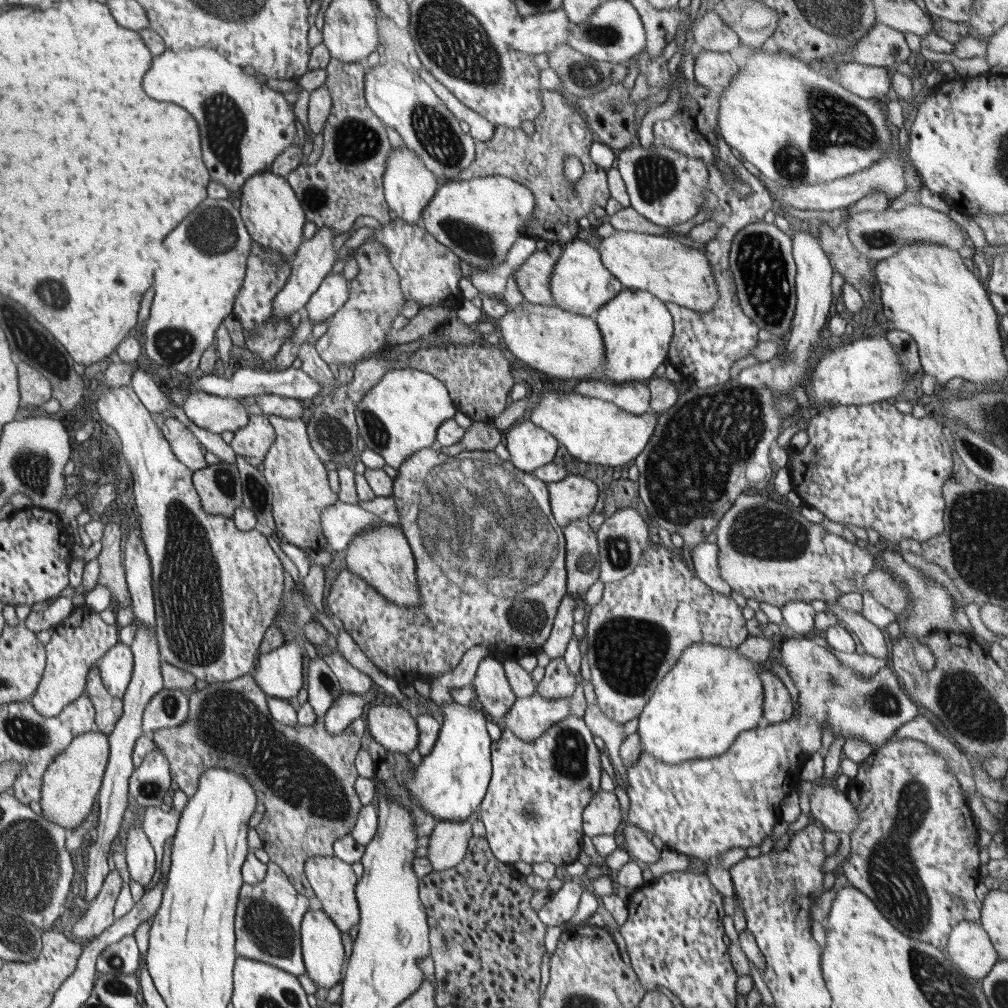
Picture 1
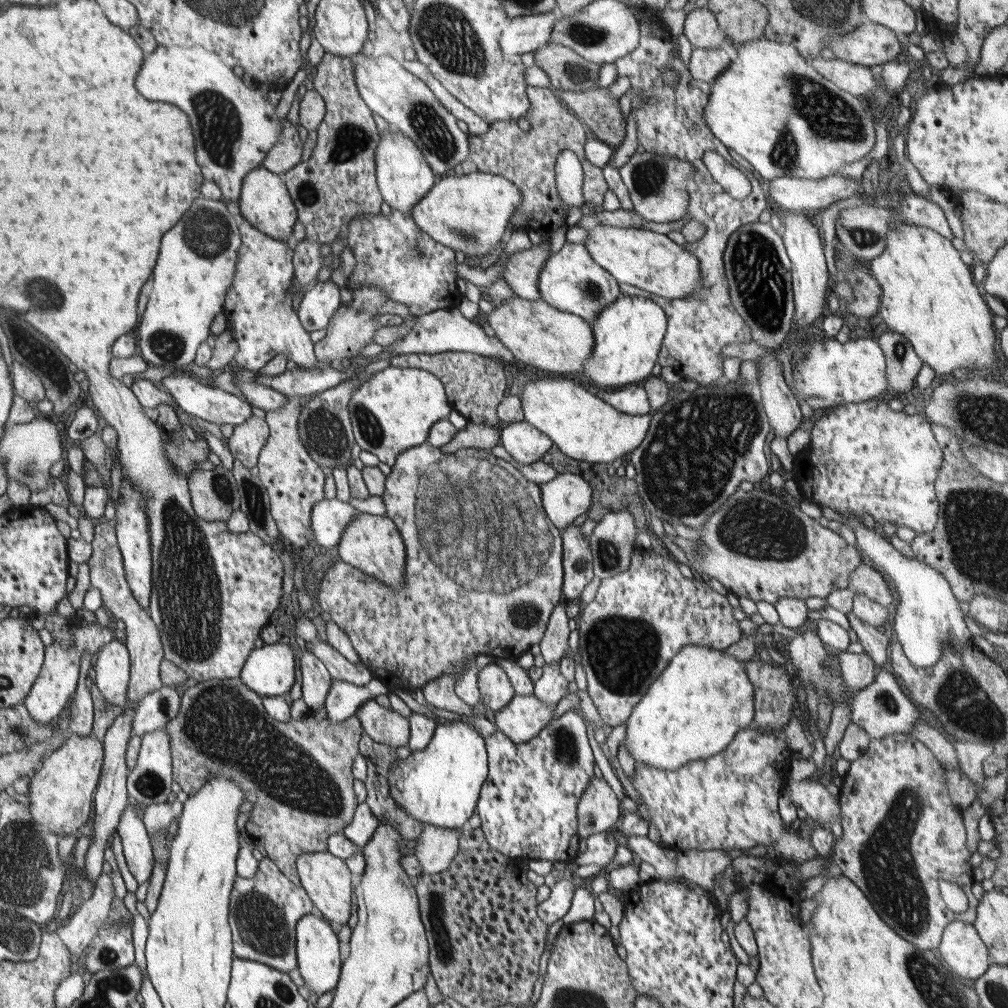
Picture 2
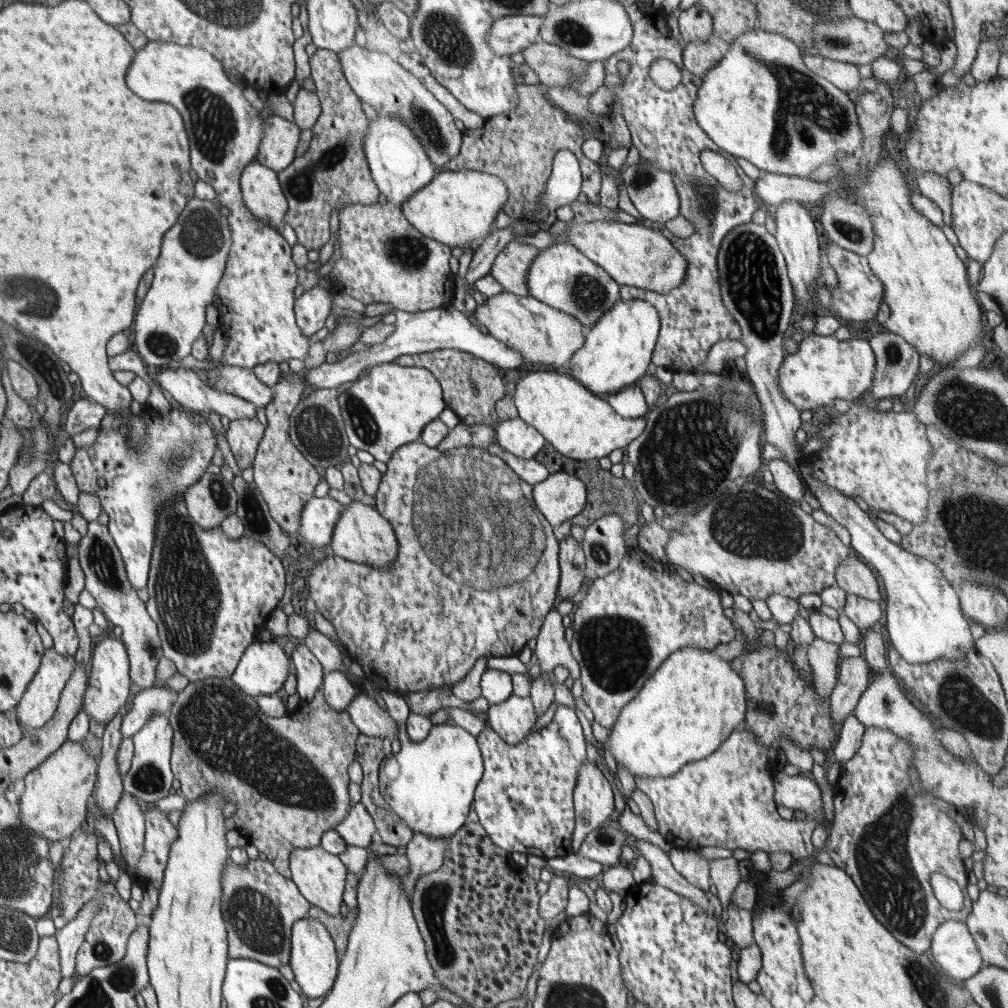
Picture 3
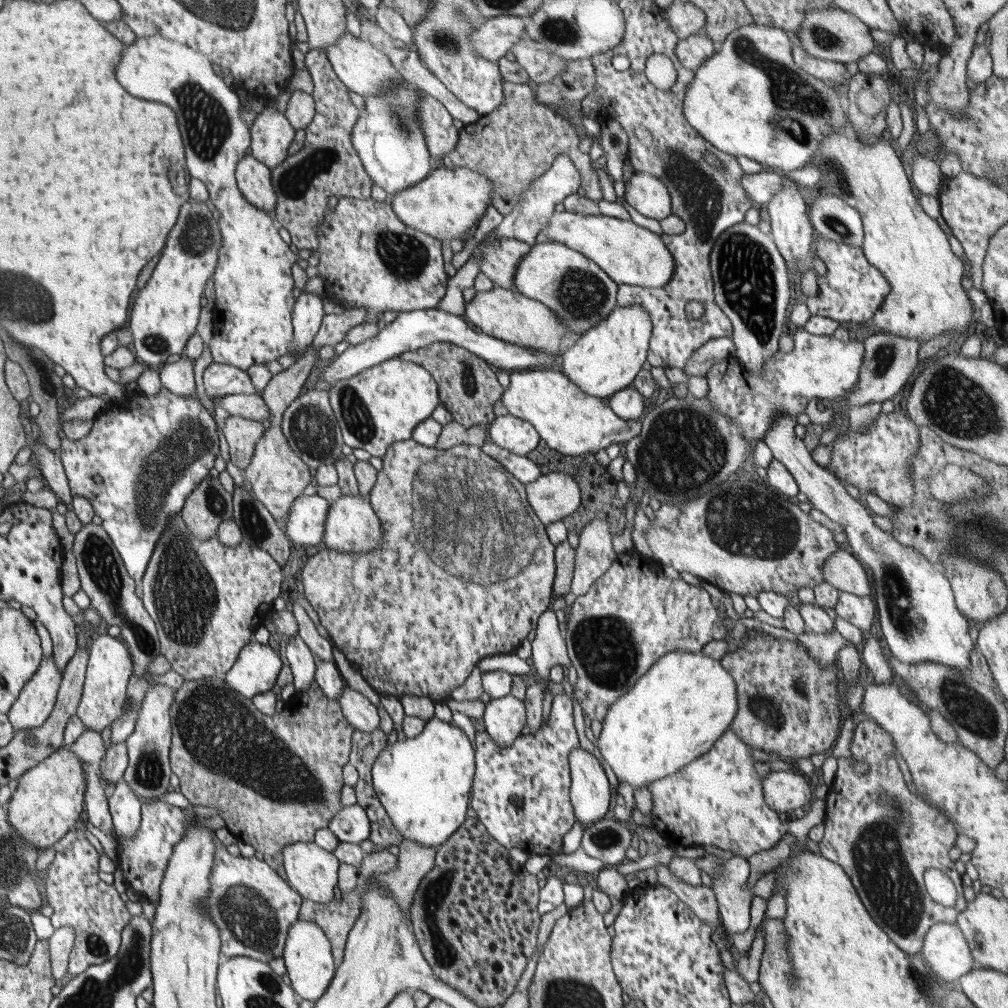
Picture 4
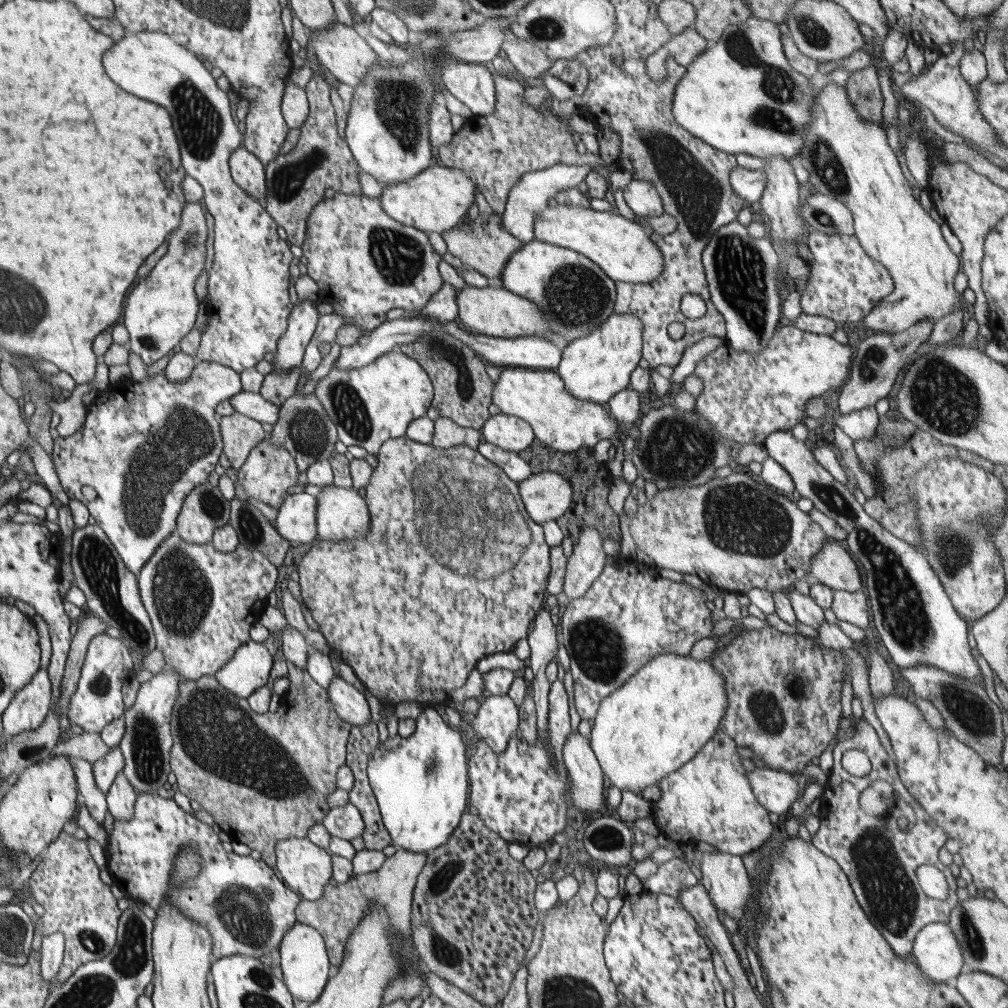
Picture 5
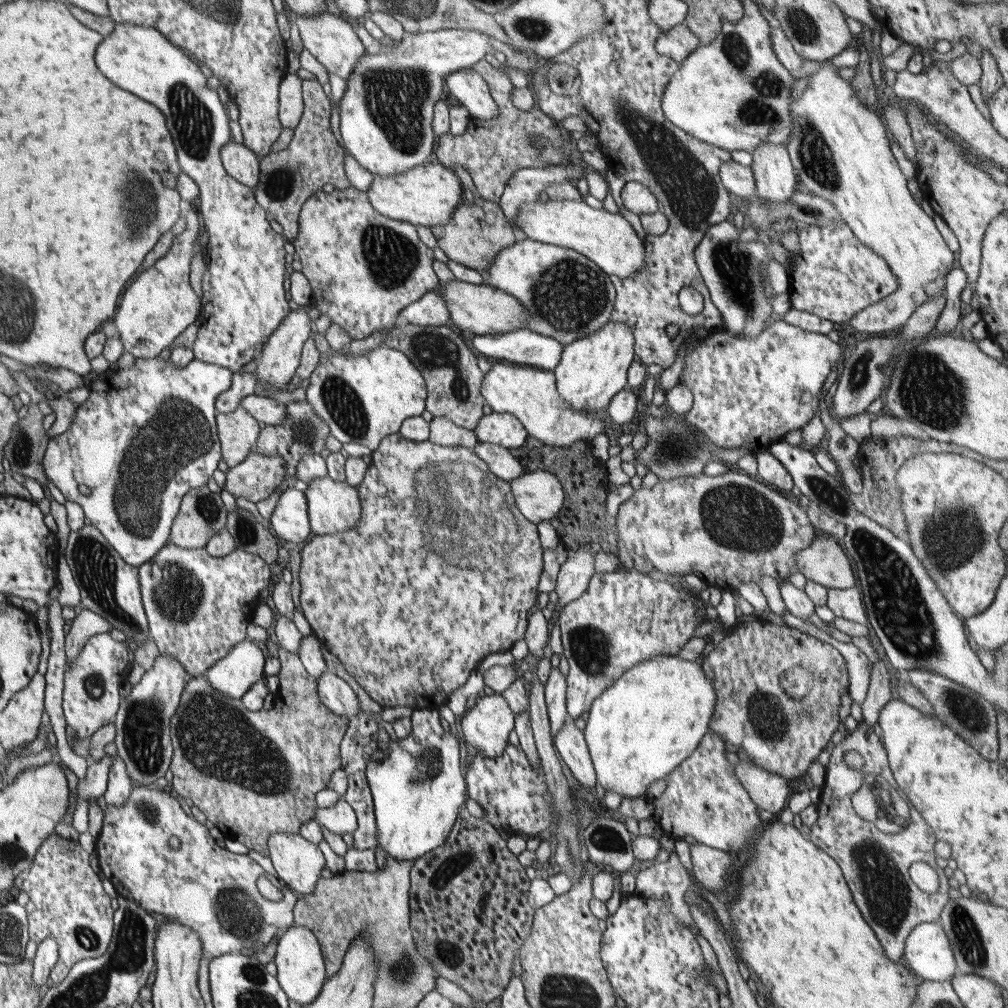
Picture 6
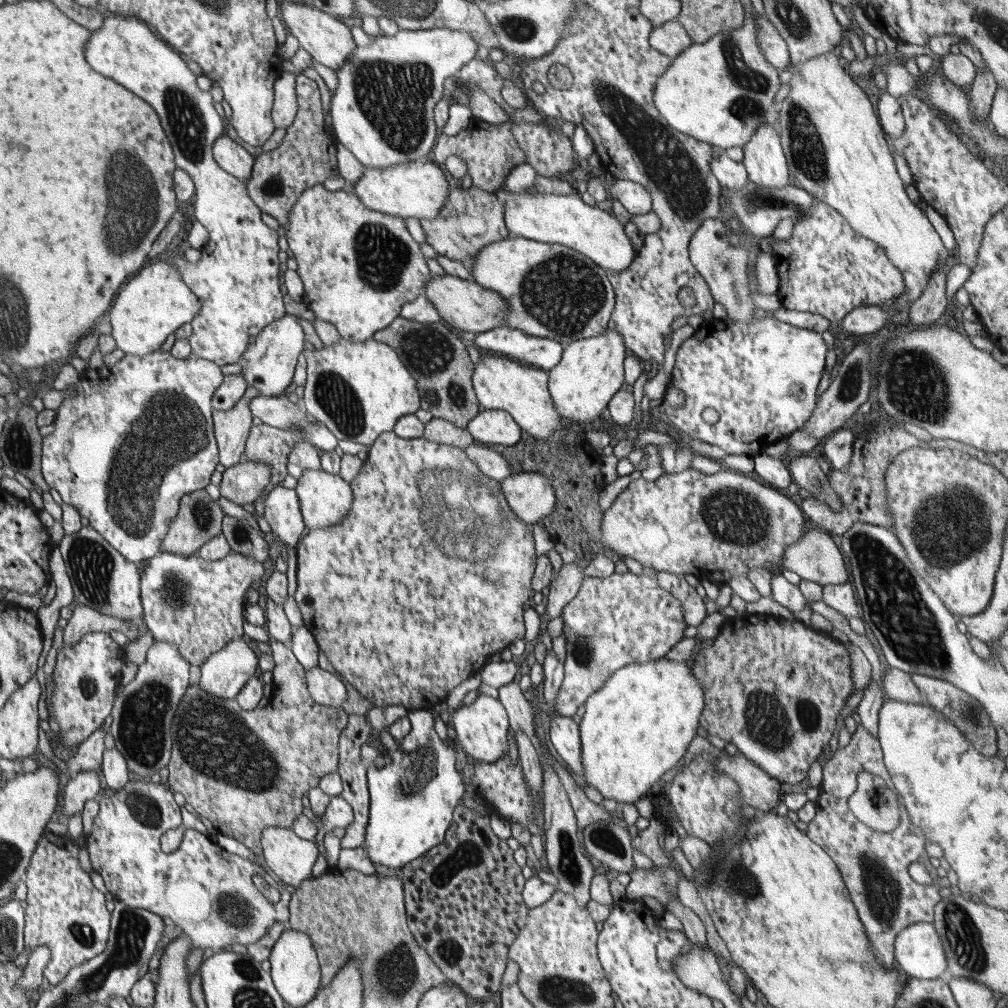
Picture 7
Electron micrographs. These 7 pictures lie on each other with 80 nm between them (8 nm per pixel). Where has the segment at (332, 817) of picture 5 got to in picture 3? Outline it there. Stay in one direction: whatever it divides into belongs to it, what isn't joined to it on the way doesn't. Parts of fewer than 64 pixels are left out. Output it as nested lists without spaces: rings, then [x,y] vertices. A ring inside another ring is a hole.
[[[362,803],[353,804],[346,819],[334,830],[348,845],[362,848],[367,848],[372,842],[372,836],[377,833],[374,820]]]

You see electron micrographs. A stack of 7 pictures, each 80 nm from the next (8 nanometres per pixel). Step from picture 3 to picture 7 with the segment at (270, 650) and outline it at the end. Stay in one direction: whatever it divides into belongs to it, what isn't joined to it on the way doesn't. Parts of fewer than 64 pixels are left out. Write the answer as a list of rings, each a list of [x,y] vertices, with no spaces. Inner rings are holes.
[[[234,639],[222,650],[211,654],[201,667],[201,678],[198,686],[208,694],[220,698],[236,699],[236,695],[248,683],[248,680],[259,676],[259,657],[243,639]]]

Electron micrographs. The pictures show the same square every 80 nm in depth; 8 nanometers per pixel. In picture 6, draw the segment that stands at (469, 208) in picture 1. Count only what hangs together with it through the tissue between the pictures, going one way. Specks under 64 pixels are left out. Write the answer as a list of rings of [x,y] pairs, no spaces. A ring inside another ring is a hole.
[[[427,161],[398,176],[373,174],[373,183],[366,192],[366,198],[374,210],[387,218],[410,222],[414,226],[436,227],[448,224],[456,205],[463,198],[462,190],[462,182],[453,169]]]

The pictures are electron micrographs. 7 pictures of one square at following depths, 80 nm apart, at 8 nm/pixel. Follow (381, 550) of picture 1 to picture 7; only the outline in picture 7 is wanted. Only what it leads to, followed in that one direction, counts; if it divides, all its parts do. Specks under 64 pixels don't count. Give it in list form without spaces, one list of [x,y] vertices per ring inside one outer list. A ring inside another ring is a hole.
[[[322,468],[318,470],[306,470],[298,479],[298,485],[294,489],[300,499],[300,508],[306,530],[326,528],[343,521],[349,514],[353,503],[351,484],[344,481],[339,475],[328,474]]]

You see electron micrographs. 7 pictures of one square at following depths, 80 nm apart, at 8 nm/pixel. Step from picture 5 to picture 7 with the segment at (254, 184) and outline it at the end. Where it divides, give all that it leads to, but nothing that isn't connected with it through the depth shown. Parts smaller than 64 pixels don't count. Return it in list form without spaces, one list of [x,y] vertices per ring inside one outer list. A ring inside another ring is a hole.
[[[223,134],[213,146],[213,155],[217,163],[230,174],[237,176],[242,182],[247,182],[253,174],[256,157],[248,150]]]

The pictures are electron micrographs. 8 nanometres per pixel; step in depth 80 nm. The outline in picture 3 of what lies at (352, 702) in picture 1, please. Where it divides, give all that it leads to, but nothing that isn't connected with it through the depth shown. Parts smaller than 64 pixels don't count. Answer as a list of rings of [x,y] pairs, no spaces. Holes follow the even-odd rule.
[[[324,670],[322,694],[334,711],[346,711],[356,695],[360,694],[350,679],[338,670]]]

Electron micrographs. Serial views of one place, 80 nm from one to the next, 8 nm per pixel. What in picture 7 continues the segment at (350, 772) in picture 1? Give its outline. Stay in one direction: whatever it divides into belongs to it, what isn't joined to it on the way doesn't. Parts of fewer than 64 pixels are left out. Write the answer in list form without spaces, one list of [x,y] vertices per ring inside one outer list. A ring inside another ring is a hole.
[[[275,639],[269,643],[275,662],[269,704],[265,708],[245,710],[234,699],[208,694],[196,684],[189,686],[173,719],[173,758],[167,766],[171,789],[213,823],[219,833],[242,842],[257,856],[263,854],[261,836],[265,829],[291,829],[298,815],[303,814],[302,795],[318,787],[323,776],[337,770],[339,742],[349,718],[342,707],[323,706],[313,700],[306,686],[306,668],[298,662],[290,646]]]

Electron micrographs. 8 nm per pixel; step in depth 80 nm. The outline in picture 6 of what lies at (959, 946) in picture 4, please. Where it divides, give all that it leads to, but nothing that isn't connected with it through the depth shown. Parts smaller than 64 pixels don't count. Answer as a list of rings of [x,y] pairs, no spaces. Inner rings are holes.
[[[924,922],[907,936],[902,963],[926,981],[950,981],[957,974],[954,957],[942,926]]]

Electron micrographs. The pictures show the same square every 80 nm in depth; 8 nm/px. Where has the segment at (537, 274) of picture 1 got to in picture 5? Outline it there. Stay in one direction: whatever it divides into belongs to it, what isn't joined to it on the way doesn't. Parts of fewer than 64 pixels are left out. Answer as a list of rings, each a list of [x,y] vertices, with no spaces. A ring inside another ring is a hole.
[[[492,214],[488,218],[478,215],[476,220],[464,218],[464,223],[458,222],[458,226],[446,233],[442,233],[448,252],[460,259],[463,267],[473,269],[488,278],[502,279],[502,271],[506,263],[510,261],[510,255],[515,250],[522,249],[523,243],[510,233],[506,233],[502,225],[502,215]]]

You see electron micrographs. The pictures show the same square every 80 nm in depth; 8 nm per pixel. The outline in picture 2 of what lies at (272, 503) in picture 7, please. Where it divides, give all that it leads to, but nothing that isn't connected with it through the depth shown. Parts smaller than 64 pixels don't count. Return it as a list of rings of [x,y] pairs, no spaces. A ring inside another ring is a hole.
[[[337,497],[317,502],[311,516],[316,548],[324,550],[338,546],[345,528],[360,513],[350,503],[342,502]]]

